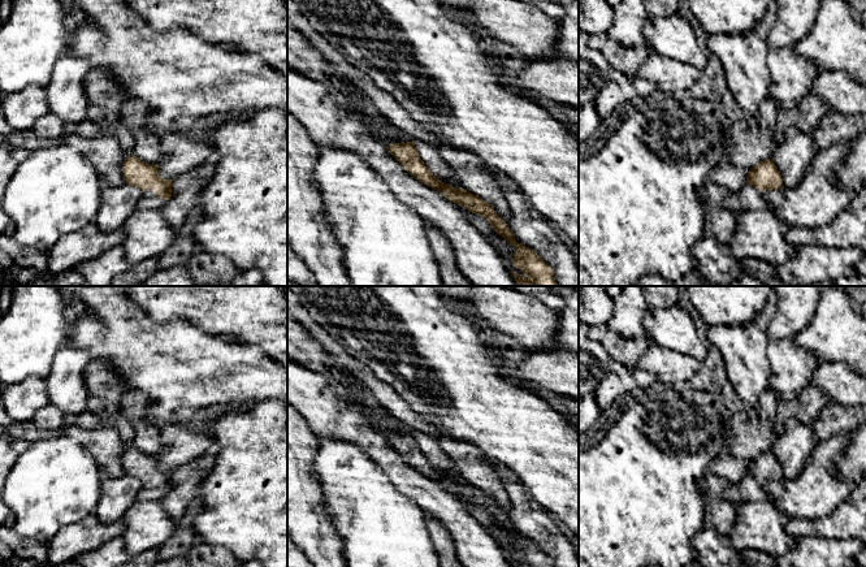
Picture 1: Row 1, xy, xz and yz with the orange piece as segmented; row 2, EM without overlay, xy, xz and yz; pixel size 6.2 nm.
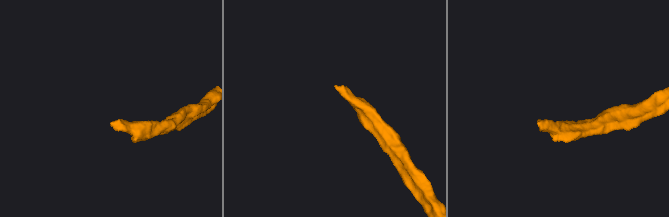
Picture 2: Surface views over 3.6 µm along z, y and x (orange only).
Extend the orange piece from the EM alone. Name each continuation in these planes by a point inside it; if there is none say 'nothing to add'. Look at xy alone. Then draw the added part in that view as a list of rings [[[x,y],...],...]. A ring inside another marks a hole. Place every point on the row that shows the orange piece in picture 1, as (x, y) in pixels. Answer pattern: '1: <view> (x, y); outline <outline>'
1: xy (148, 200); outline [[[152,190],[142,191],[142,198],[138,202],[138,209],[157,209],[165,205],[166,200],[157,198]]]

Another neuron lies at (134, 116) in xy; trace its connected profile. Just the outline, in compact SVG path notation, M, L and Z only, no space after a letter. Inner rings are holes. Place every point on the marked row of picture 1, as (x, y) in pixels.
M130 98L122 107L122 114L120 116L116 129L126 127L137 131L146 131L148 114L150 109L144 103Z

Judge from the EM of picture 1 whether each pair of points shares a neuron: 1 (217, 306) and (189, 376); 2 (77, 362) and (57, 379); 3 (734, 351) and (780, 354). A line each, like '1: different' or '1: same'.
1: different
2: same
3: different

